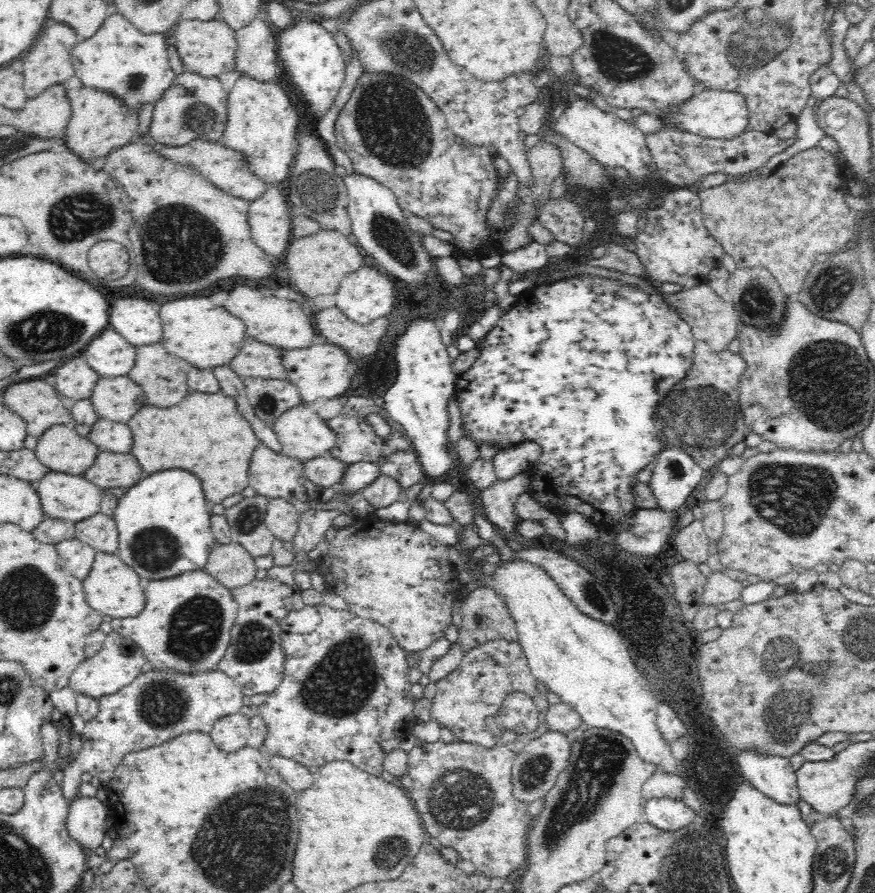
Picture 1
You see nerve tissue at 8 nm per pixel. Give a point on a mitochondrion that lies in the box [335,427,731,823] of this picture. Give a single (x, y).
(534, 772)

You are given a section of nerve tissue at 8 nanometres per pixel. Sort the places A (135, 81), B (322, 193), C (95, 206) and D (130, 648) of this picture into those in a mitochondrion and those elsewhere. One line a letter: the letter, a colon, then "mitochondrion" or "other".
A: mitochondrion
B: mitochondrion
C: mitochondrion
D: other

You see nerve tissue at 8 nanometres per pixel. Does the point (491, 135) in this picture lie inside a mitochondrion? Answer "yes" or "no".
no

